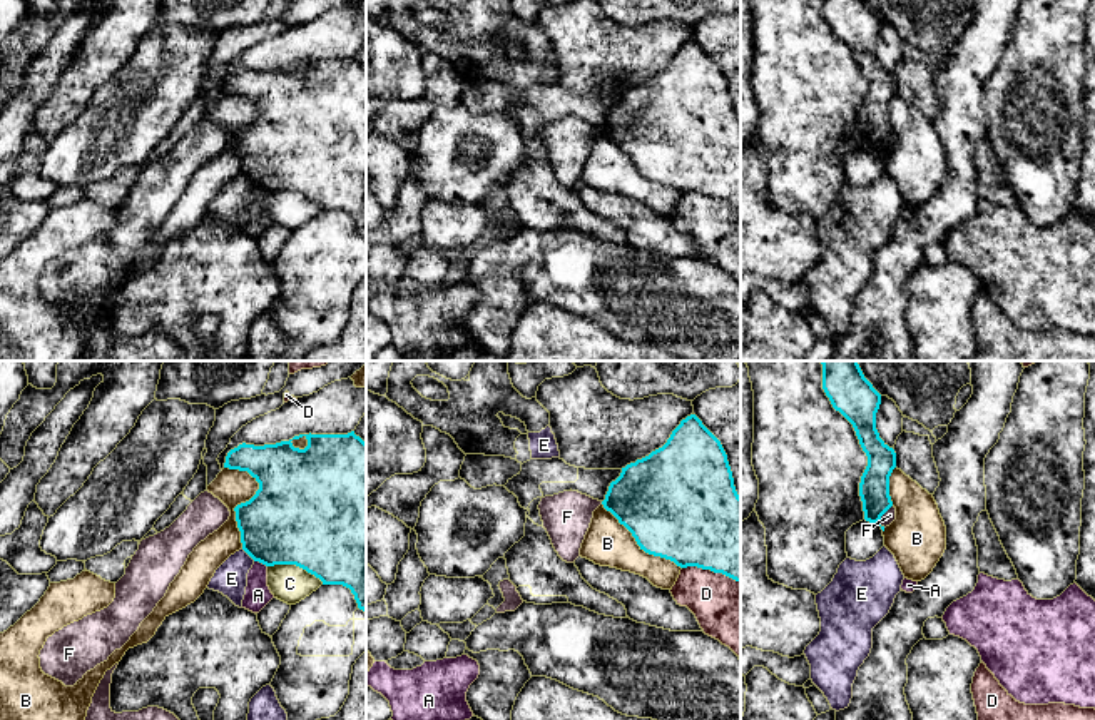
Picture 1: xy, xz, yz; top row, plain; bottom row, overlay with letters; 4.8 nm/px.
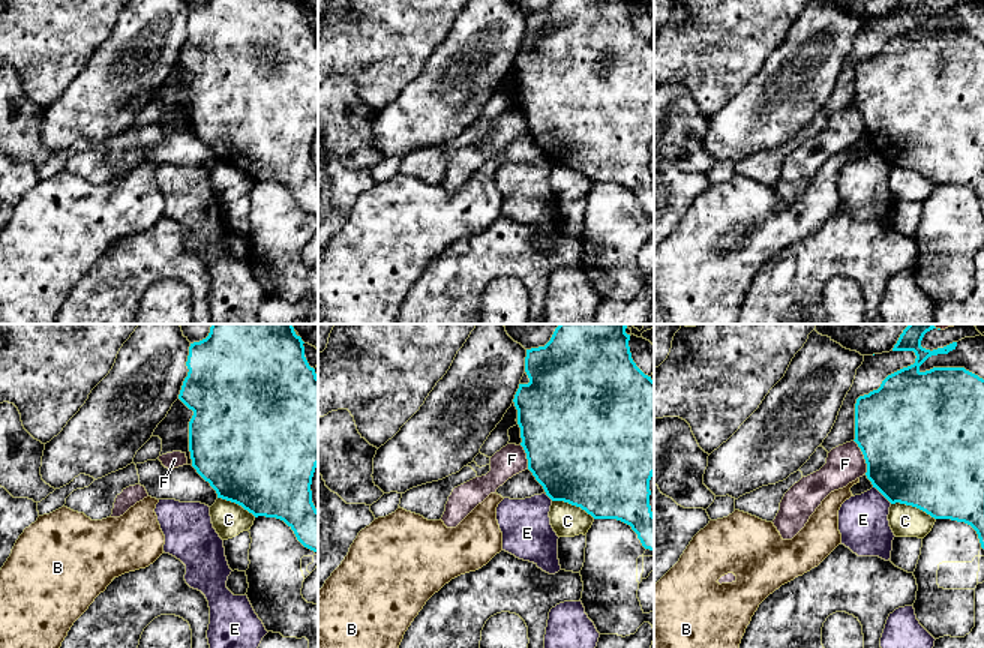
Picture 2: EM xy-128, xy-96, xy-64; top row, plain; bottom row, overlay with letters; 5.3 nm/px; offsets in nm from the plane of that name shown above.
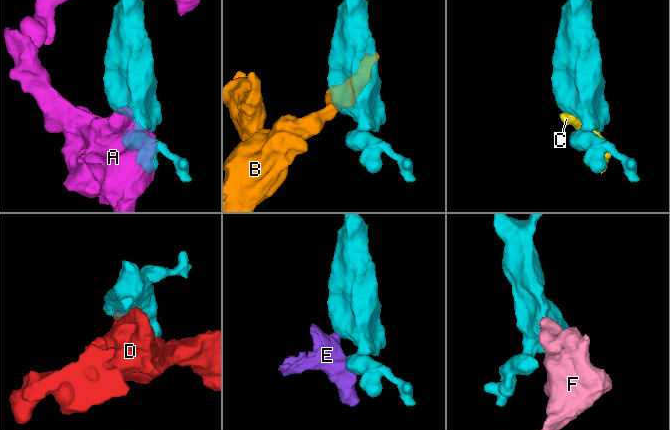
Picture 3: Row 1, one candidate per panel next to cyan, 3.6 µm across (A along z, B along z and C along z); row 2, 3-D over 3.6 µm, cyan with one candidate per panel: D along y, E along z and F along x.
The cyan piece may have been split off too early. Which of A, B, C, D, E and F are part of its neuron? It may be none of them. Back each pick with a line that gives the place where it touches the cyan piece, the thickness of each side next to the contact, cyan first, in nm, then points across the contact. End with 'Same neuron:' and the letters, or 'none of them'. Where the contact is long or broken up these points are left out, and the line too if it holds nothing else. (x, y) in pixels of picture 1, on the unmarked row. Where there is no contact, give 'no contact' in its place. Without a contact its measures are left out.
Same neuron: none of them

